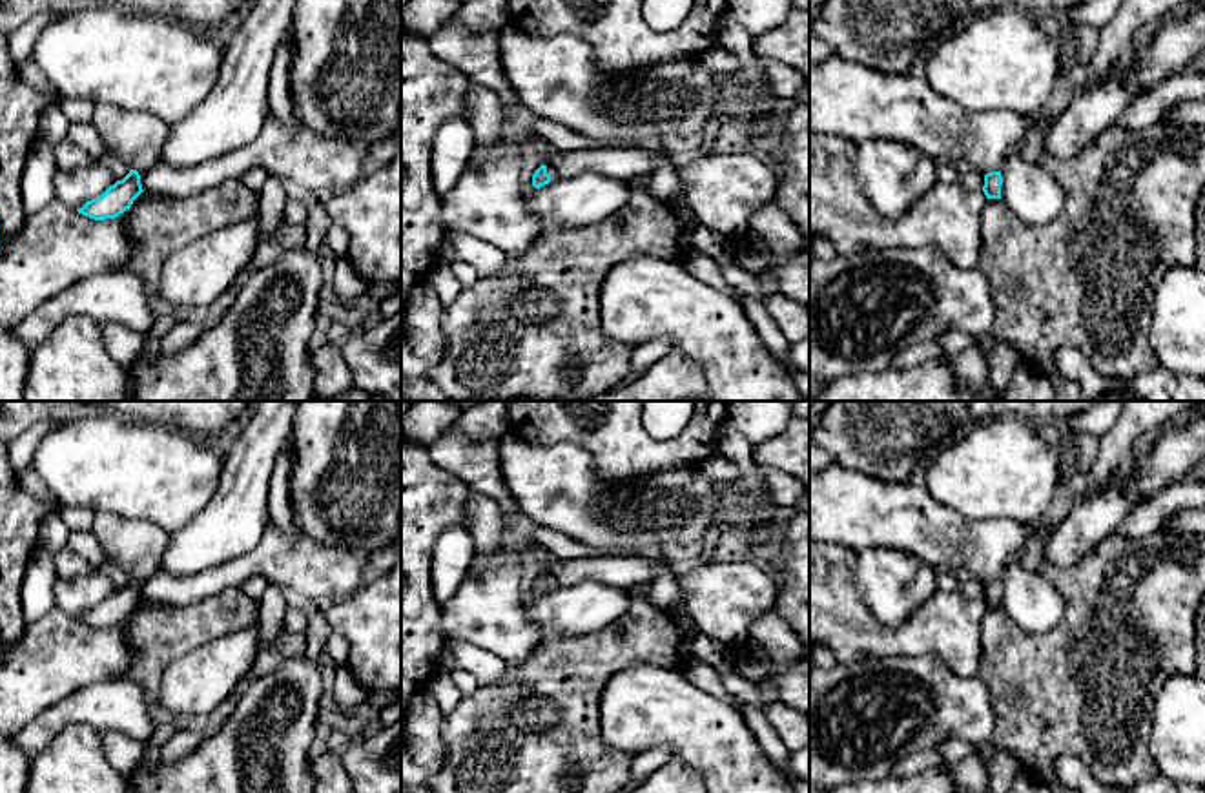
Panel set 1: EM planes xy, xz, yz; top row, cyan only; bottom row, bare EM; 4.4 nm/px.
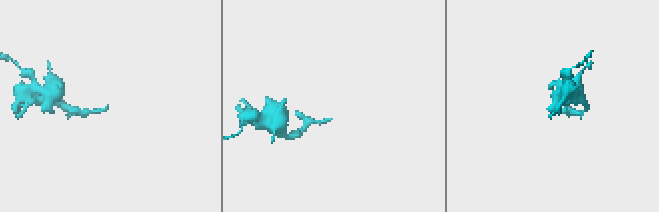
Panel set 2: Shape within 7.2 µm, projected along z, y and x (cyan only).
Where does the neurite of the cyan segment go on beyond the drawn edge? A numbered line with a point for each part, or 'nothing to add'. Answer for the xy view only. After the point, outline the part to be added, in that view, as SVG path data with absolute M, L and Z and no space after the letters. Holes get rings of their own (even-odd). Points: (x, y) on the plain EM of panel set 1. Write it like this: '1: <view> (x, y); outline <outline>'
1: xy (135, 545); outline M95 510L91 530L108 558L129 578L146 583L160 571L162 552L170 532L148 520L124 520L111 512Z

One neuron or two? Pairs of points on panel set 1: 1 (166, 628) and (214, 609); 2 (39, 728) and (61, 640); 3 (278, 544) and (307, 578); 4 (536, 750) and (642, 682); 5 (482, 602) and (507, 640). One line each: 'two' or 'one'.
1: one
2: two
3: one
4: two
5: one

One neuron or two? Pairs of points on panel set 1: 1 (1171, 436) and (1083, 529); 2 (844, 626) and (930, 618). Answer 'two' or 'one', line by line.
1: one
2: one

